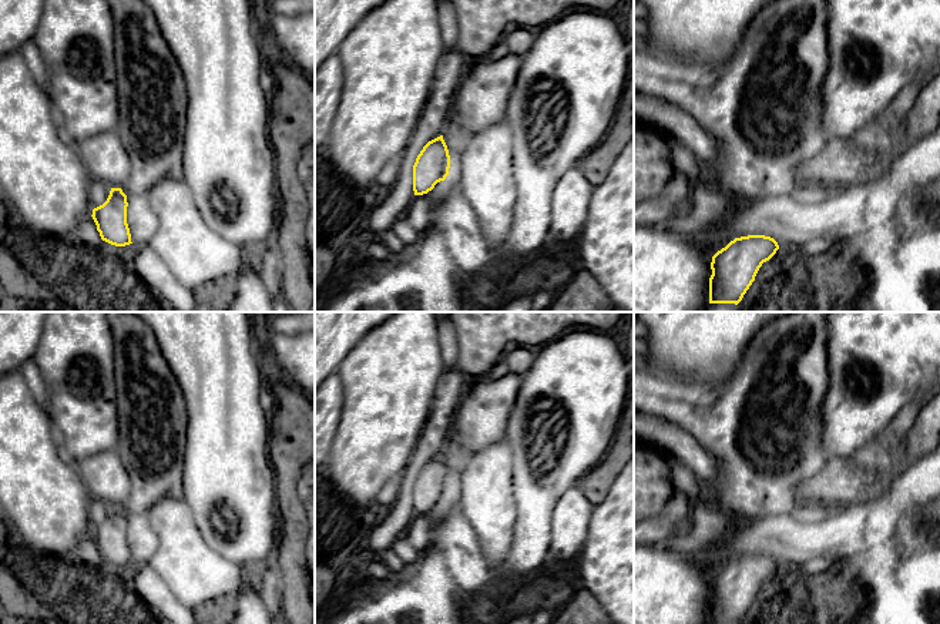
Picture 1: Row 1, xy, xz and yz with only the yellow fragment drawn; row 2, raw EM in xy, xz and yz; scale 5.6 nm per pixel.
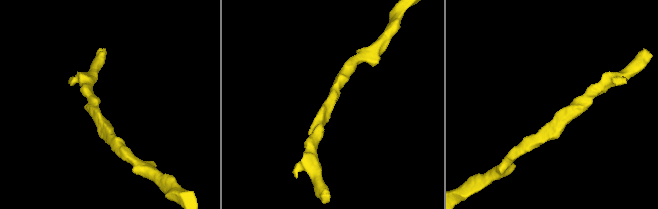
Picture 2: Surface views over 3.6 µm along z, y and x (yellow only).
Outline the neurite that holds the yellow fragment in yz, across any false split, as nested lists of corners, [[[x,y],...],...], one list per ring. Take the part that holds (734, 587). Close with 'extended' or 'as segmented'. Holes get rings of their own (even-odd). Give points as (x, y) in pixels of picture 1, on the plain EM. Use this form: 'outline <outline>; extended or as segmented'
outline [[[765,554],[735,557],[712,576],[709,623],[738,624],[762,586],[779,568],[778,561]]]; as segmented

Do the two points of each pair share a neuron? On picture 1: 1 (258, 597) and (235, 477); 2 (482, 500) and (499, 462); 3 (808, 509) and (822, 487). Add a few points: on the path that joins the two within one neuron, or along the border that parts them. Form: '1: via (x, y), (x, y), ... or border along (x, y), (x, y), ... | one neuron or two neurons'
1: border along (248, 567), (257, 569) | two neurons
2: via (484, 490), (489, 472) | one neuron
3: border along (798, 502), (813, 499), (833, 500), (839, 505) | two neurons

